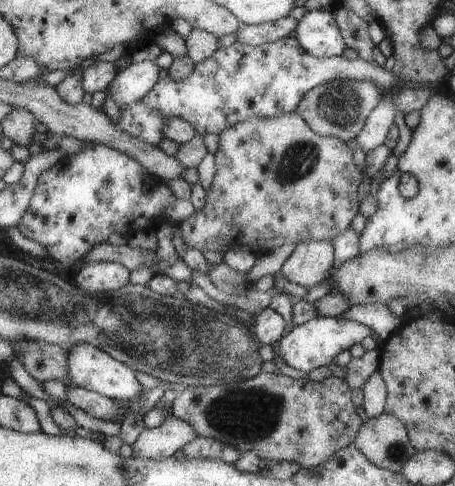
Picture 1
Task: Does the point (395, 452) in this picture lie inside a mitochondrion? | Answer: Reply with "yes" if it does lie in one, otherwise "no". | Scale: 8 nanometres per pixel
yes

